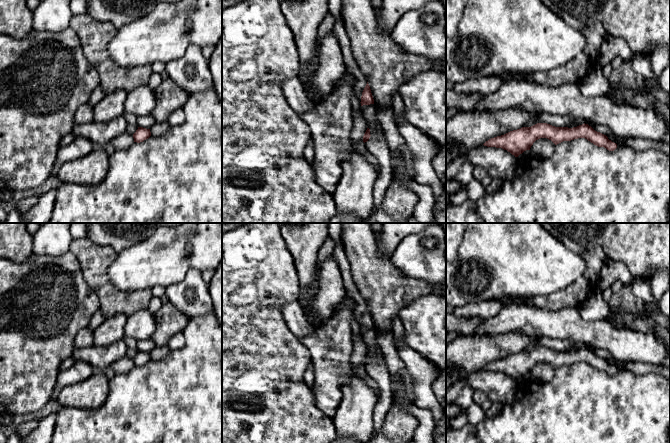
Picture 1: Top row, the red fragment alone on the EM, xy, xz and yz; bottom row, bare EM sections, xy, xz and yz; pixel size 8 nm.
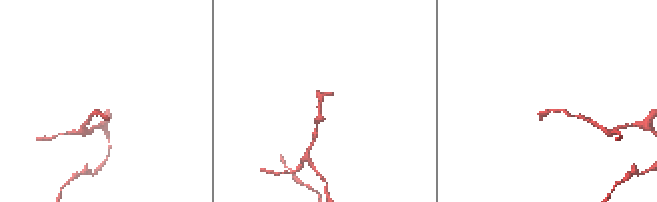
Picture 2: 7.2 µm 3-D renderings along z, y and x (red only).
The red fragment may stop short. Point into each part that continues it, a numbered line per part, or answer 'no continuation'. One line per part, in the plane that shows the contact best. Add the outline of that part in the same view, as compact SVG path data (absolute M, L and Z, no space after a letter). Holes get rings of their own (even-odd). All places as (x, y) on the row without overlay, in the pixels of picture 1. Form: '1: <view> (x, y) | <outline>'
no continuation

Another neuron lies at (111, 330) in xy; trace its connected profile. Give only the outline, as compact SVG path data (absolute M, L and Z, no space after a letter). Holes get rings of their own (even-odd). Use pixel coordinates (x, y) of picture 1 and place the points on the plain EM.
M124 314L106 318L98 328L93 330L94 345L104 347L123 339L127 318Z

